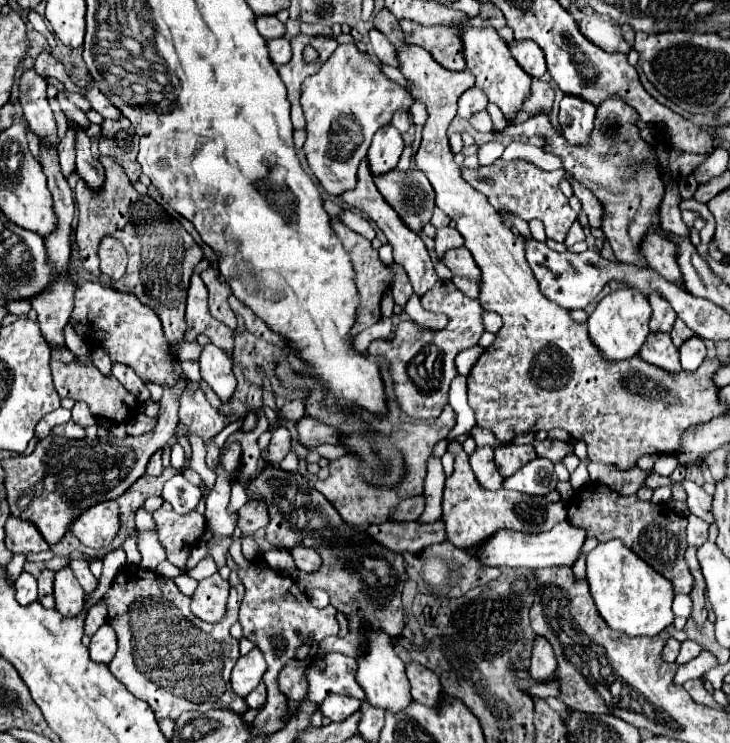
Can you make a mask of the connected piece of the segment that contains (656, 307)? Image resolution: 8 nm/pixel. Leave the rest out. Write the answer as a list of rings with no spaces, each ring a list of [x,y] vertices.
[[[652,293],[648,297],[650,305],[652,305],[652,317],[650,317],[650,331],[652,333],[670,333],[674,321],[676,321],[676,313],[670,307],[670,303],[666,299],[662,299],[658,293]]]

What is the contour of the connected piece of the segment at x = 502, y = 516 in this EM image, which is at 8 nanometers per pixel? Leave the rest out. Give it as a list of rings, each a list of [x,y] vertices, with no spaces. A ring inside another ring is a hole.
[[[450,441],[448,451],[454,453],[454,473],[452,477],[446,479],[442,521],[446,525],[448,541],[458,549],[474,547],[486,537],[490,537],[492,533],[496,533],[498,529],[514,529],[522,533],[544,533],[552,529],[556,523],[566,519],[566,501],[550,503],[546,501],[546,497],[534,497],[526,493],[510,491],[510,495],[492,495],[490,491],[484,491],[470,469],[468,455],[464,453],[462,445],[458,441]]]

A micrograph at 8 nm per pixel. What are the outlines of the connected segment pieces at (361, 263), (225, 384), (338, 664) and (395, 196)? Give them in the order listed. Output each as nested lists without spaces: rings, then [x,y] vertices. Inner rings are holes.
[[[332,219],[332,229],[334,229],[336,237],[344,243],[344,249],[350,253],[352,265],[354,265],[354,283],[356,283],[358,297],[360,297],[356,325],[350,329],[350,337],[354,337],[354,335],[358,335],[360,331],[368,329],[370,325],[374,325],[380,319],[380,301],[382,301],[382,293],[390,285],[392,271],[378,259],[378,251],[376,249],[374,249],[374,255],[372,255],[372,245],[370,245],[370,241],[366,237],[362,237],[358,233],[354,233],[352,229],[348,229],[340,219]]]
[[[214,343],[202,347],[200,353],[200,371],[202,379],[216,391],[216,395],[226,403],[232,399],[236,389],[236,377],[232,373],[232,359],[228,353],[222,353]]]
[[[324,653],[320,659],[324,661],[324,667],[312,663],[306,669],[306,683],[308,683],[306,699],[322,703],[332,693],[350,695],[360,701],[366,699],[362,687],[354,681],[356,663],[352,657],[340,653]]]
[[[390,171],[374,177],[374,185],[400,219],[416,233],[430,221],[434,209],[434,189],[422,171]]]

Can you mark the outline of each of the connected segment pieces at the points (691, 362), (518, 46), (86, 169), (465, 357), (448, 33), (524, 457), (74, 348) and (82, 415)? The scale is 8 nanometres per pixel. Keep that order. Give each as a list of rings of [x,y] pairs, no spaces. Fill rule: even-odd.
[[[694,335],[690,337],[682,347],[680,347],[680,363],[682,363],[682,369],[684,371],[694,371],[702,365],[706,357],[706,347],[704,343]]]
[[[510,41],[508,43],[512,57],[530,77],[542,77],[546,73],[546,61],[542,47],[536,41]]]
[[[72,123],[72,131],[76,137],[76,173],[92,187],[100,189],[104,183],[104,169],[98,163],[98,159],[92,157],[90,153],[90,137],[86,135],[84,129],[76,129],[76,123]]]
[[[474,345],[474,347],[470,347],[470,349],[460,351],[460,353],[458,353],[458,357],[455,359],[458,373],[468,375],[468,373],[470,373],[470,369],[474,367],[474,363],[476,363],[476,359],[480,357],[480,353],[482,353],[482,351],[484,351],[484,349],[482,349],[482,347],[478,347],[478,345]]]
[[[400,21],[406,43],[424,47],[434,61],[450,71],[462,71],[466,67],[462,57],[462,41],[454,27],[422,27],[412,21]]]
[[[504,445],[500,449],[494,451],[494,461],[498,467],[498,473],[502,477],[510,477],[514,475],[518,469],[522,469],[522,465],[526,465],[526,461],[532,461],[536,457],[536,451],[532,445]]]
[[[71,324],[64,328],[64,338],[66,346],[77,356],[90,353],[91,347],[85,341],[85,338],[79,335]]]
[[[76,403],[74,409],[72,409],[72,421],[82,425],[82,427],[88,427],[88,425],[96,425],[96,417],[90,413],[90,409],[86,409],[86,405],[82,403]]]

